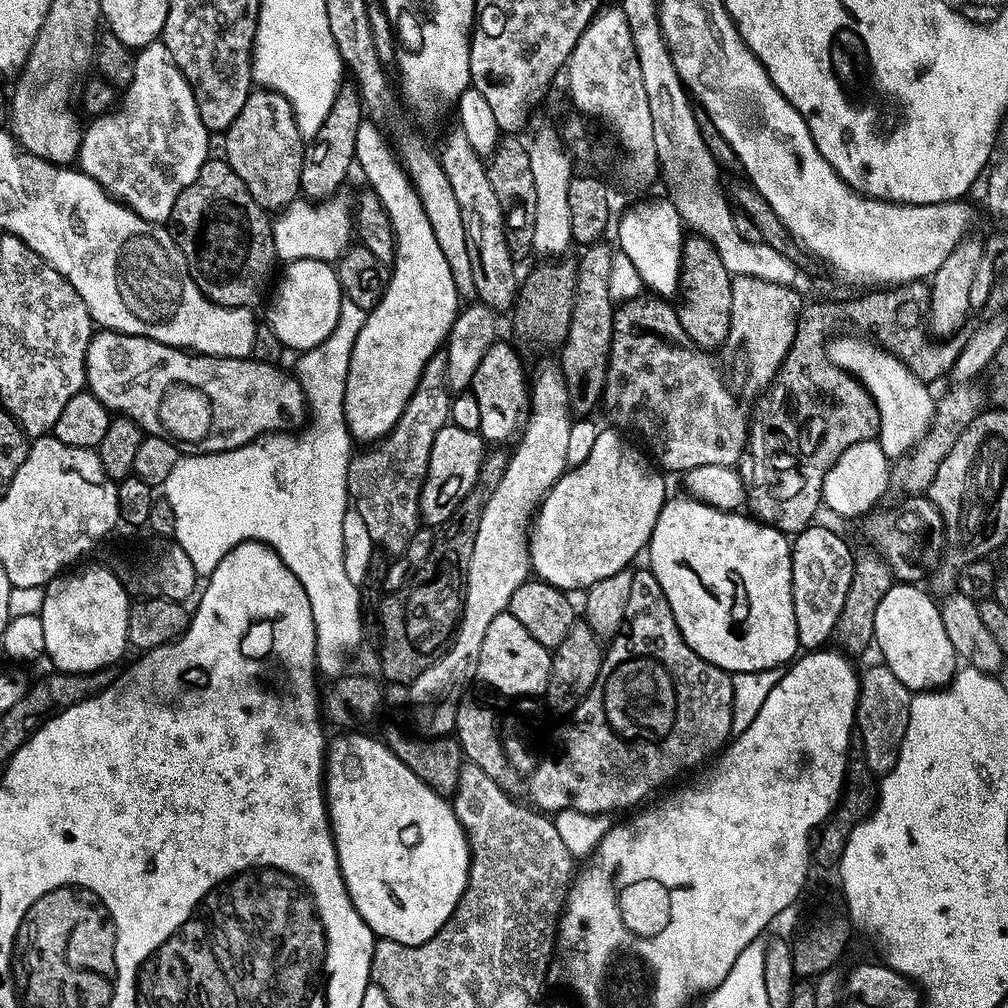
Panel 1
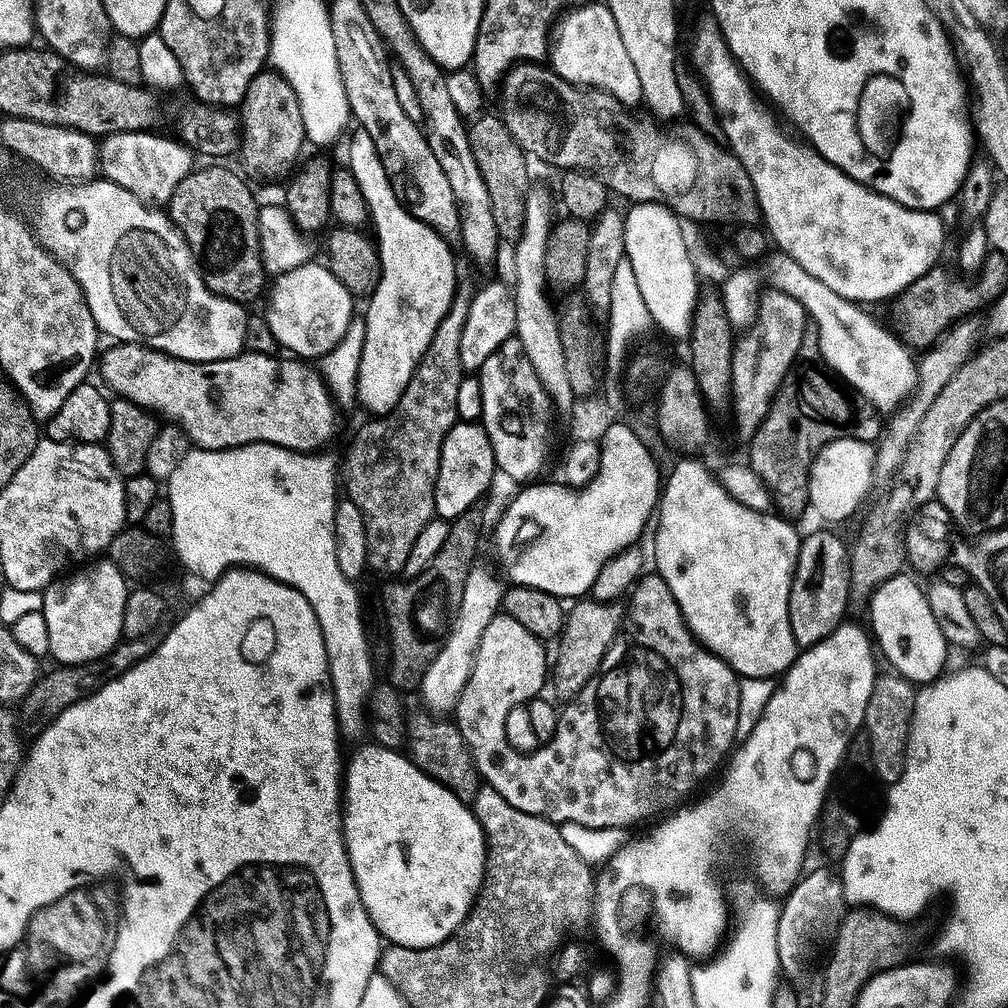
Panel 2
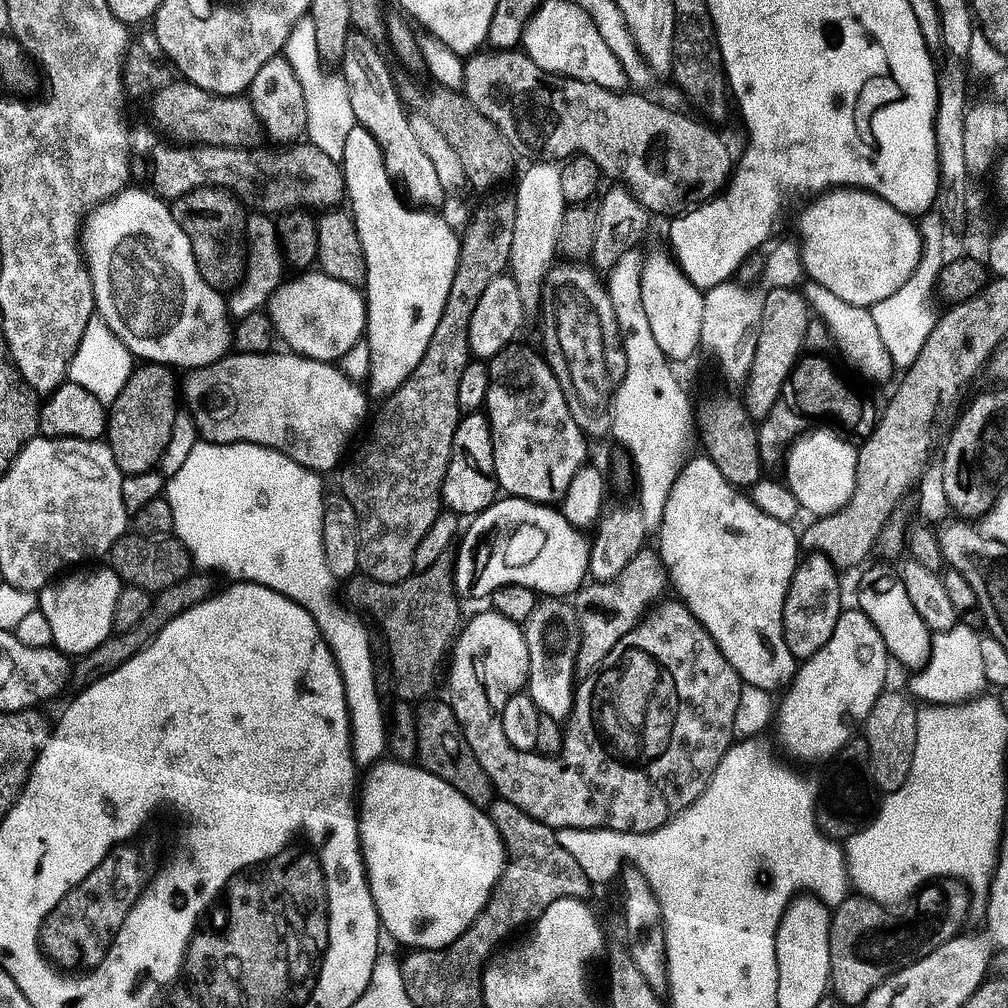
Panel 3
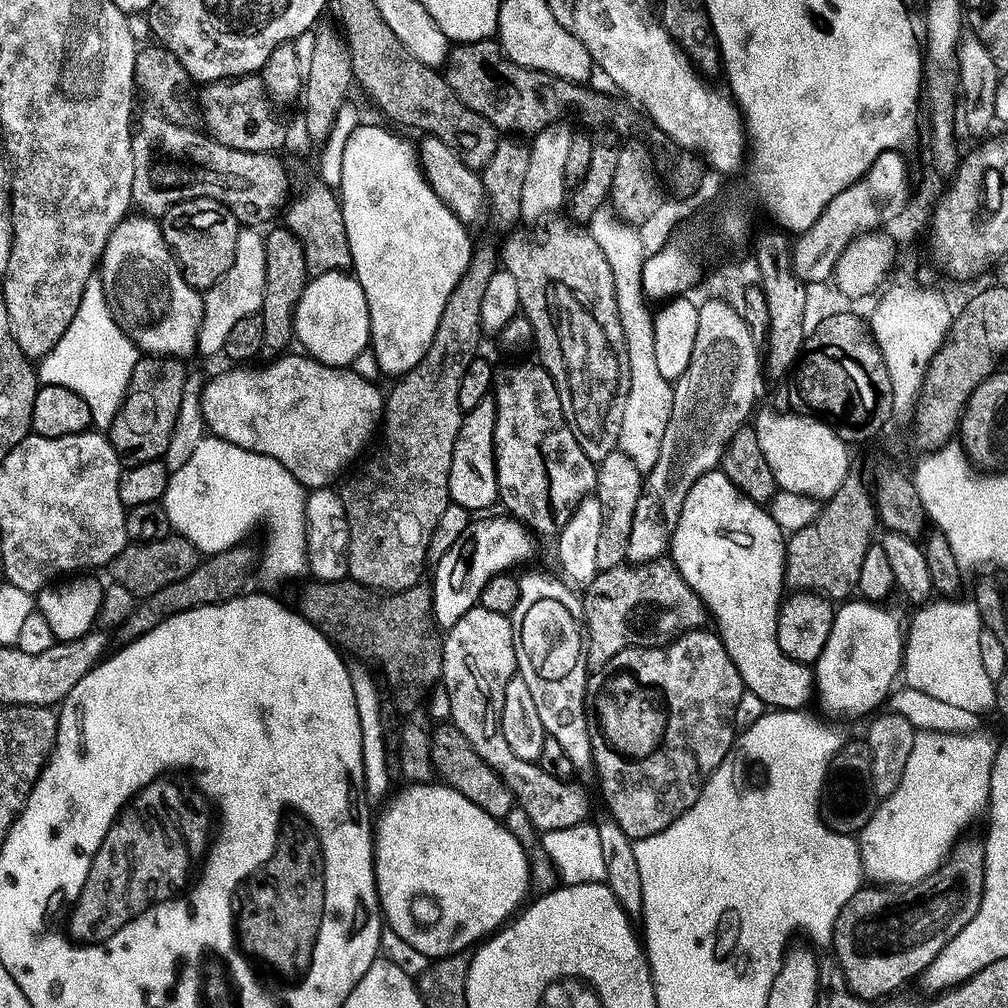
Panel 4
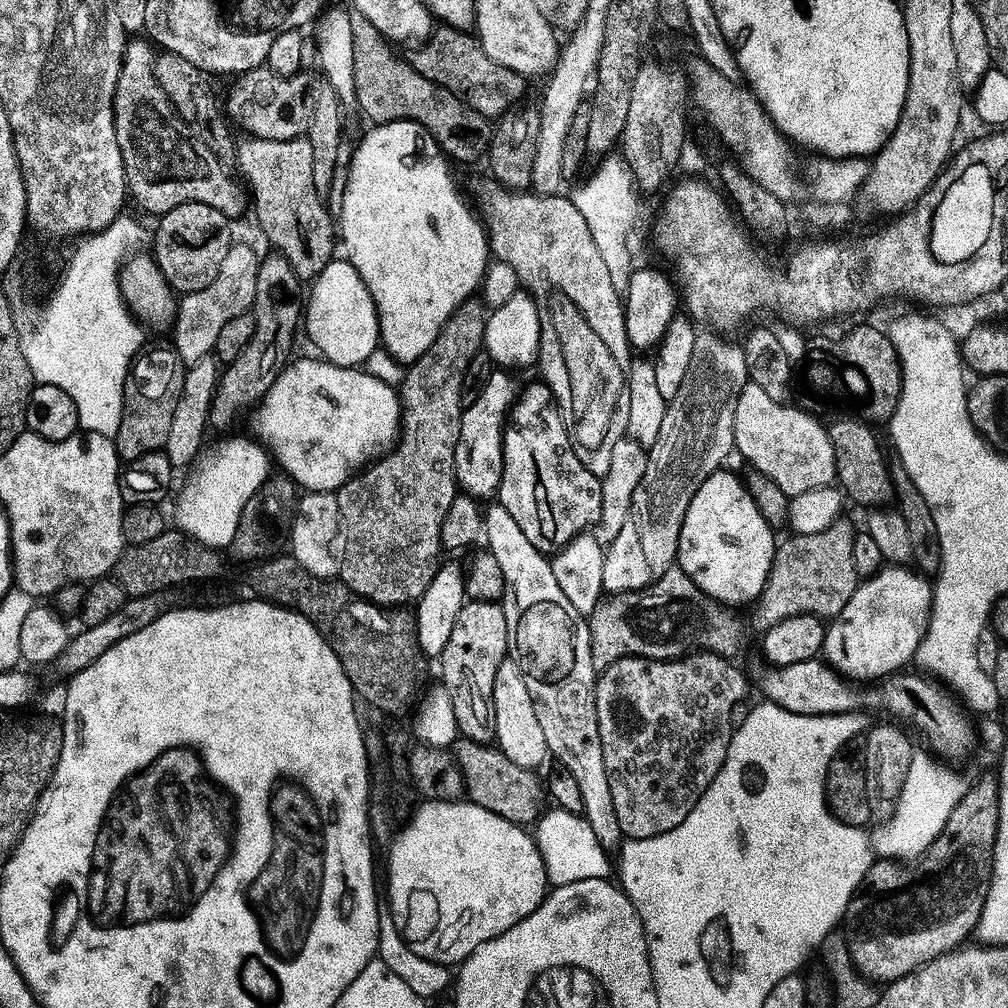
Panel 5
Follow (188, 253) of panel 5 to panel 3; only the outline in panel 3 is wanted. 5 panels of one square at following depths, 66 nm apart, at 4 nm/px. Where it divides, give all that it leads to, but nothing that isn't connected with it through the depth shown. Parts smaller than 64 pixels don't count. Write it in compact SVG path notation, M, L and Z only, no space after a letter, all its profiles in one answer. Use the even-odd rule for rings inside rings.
M199 188L197 192L191 192L189 196L184 197L188 204L196 204L190 224L190 235L194 236L192 249L198 254L194 258L198 262L198 270L206 282L210 282L212 287L220 290L225 286L230 286L230 278L236 281L241 279L236 270L236 248L241 248L246 243L248 234L248 217L245 205L231 192L222 188Z

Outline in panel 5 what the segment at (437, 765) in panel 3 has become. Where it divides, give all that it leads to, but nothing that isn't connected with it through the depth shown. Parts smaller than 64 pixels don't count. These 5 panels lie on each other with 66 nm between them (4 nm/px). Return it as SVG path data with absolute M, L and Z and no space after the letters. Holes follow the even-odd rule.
M463 738L457 739L454 745L454 759L464 776L467 799L482 806L482 810L498 814L498 818L521 826L535 825L544 816L546 784L539 771L510 762L510 758L506 758L499 747L475 744Z

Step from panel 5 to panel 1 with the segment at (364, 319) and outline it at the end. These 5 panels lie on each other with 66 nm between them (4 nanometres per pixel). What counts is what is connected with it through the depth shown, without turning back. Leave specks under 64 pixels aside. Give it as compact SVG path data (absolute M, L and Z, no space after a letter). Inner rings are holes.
M308 259L291 261L287 265L287 272L282 286L280 296L274 299L266 316L267 323L270 324L279 340L283 342L287 349L298 350L297 352L305 352L317 346L324 344L326 338L330 338L330 334L337 328L340 321L341 310L343 308L343 288L340 284L339 273L324 262L323 259Z

